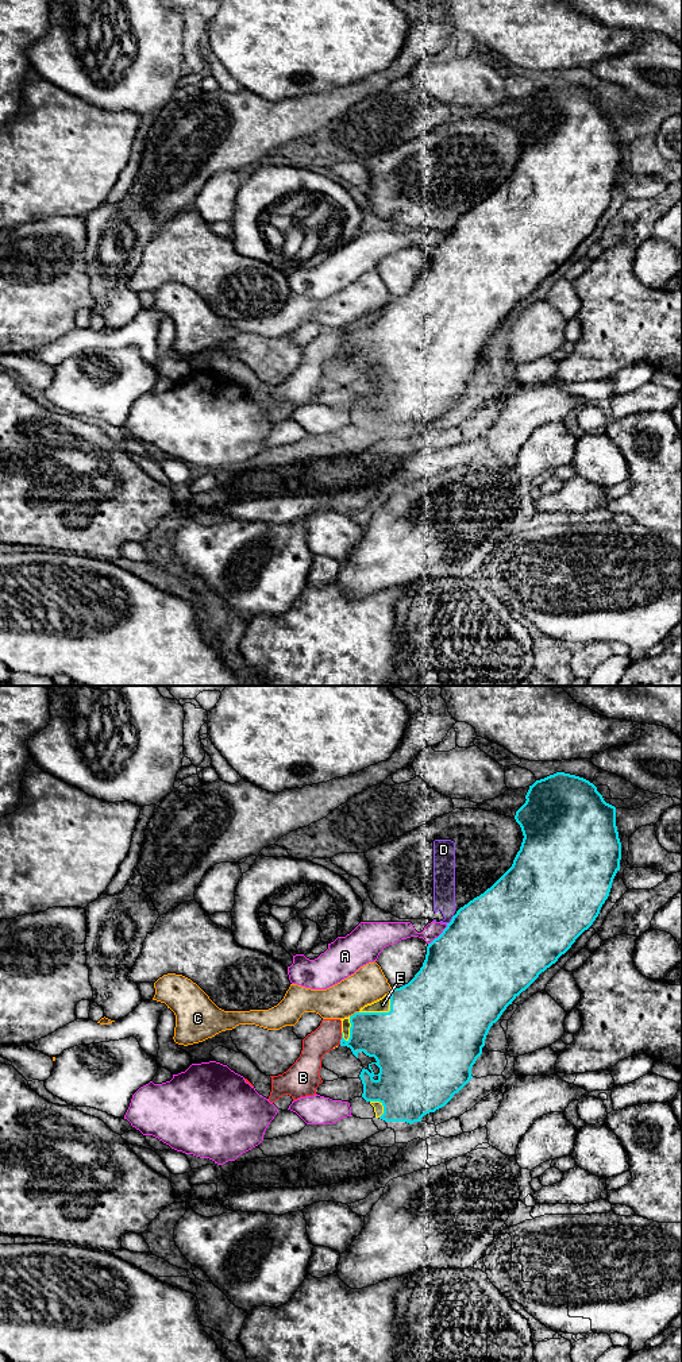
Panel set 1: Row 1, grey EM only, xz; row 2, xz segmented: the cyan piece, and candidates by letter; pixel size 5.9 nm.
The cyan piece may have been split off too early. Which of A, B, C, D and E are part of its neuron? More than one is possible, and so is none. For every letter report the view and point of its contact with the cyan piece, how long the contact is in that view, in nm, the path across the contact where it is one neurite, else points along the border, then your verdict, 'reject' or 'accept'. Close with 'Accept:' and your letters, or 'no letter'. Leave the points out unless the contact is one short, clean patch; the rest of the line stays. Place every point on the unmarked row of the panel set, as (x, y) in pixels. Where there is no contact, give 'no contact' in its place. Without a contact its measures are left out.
A: xz (440, 243) | 170 nm | reject
B: xz (342, 347) | 70 nm | along xz (342, 342), (339, 352) | reject
C: xz (355, 321) | 70 nm | reject
D: xz (451, 228) | 70 nm | reject
E: xz (382, 321) | 220 nm | accept
Accept: E

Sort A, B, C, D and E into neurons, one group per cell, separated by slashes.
A / B / C / D / E

